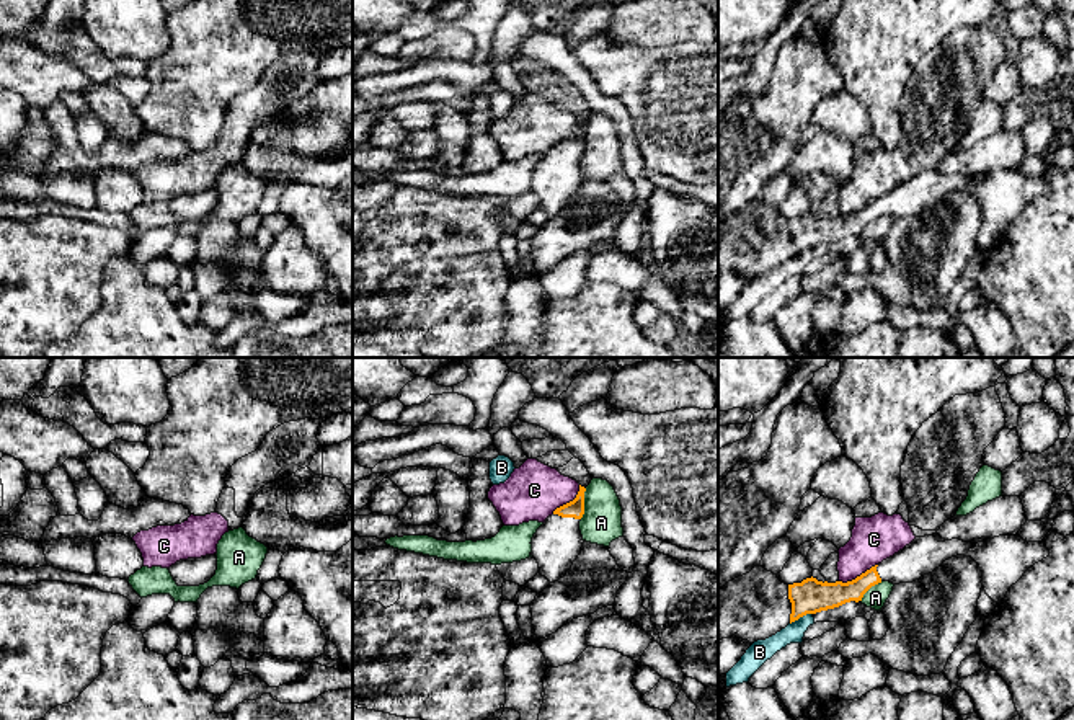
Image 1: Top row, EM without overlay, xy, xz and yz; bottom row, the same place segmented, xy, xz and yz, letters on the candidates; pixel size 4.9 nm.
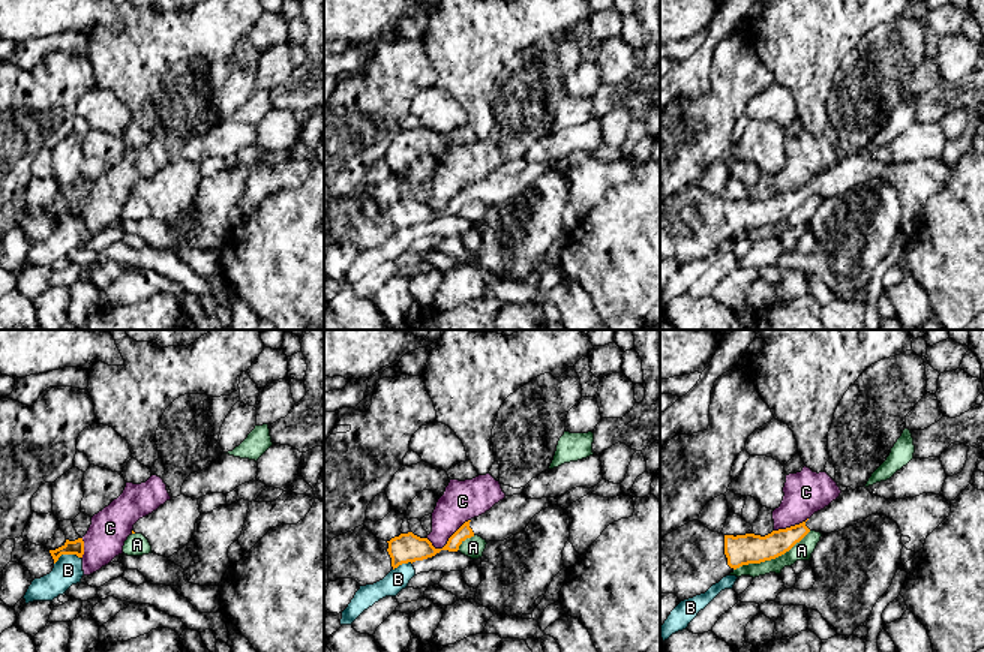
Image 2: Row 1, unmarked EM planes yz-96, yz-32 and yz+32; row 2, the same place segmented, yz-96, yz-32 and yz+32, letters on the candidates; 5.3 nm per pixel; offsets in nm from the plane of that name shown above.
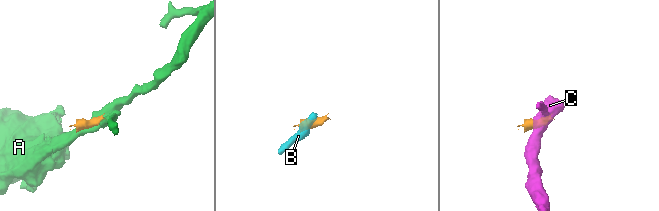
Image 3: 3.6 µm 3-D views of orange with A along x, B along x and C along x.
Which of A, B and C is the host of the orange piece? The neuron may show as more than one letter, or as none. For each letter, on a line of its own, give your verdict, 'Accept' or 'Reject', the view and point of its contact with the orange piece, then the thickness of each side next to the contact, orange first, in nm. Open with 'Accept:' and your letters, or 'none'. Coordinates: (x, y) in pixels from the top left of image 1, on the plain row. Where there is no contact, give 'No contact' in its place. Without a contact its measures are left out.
Accept: none
A: Reject. Touches orange at xz (583, 137). Thickness 90 nm (orange) against 200 nm
B: Reject. Touches orange at yz (800, 250). Thickness 170 nm (orange) against 110 nm
C: Reject. Touches orange at yz (857, 211). Thickness 170 nm (orange) against 220 nm

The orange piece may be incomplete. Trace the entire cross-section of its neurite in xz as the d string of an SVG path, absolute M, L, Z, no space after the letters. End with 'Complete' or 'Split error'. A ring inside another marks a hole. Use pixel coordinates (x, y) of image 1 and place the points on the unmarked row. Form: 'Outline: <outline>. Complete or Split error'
Outline: M579 119L576 132L553 145L532 171L532 193L540 209L550 217L558 216L581 188L583 170L579 155L584 149L584 126Z. Split error

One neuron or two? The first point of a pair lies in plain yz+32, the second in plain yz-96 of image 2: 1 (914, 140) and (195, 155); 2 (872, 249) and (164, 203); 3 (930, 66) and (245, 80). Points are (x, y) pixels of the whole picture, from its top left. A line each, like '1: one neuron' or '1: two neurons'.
1: one neuron
2: two neurons
3: one neuron

